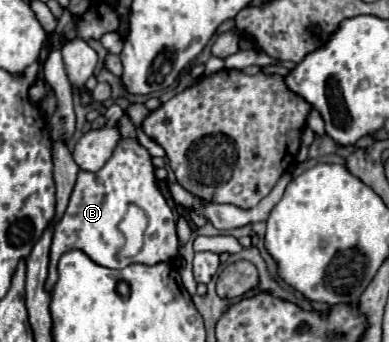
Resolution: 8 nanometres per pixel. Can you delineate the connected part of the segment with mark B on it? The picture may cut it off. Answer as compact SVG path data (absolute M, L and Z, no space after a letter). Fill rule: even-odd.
M121 139L113 157L99 171L95 173L79 171L67 211L55 223L53 229L53 243L49 253L49 275L45 281L47 293L53 289L57 281L57 261L67 249L81 249L97 265L109 269L123 269L133 263L157 265L163 261L171 261L173 257L179 255L179 239L177 239L173 211L167 205L161 191L157 189L151 155L139 141ZM127 203L139 205L147 213L149 225L147 225L143 249L135 257L118 257L119 249L123 247L123 235L117 229L117 225L125 215Z

